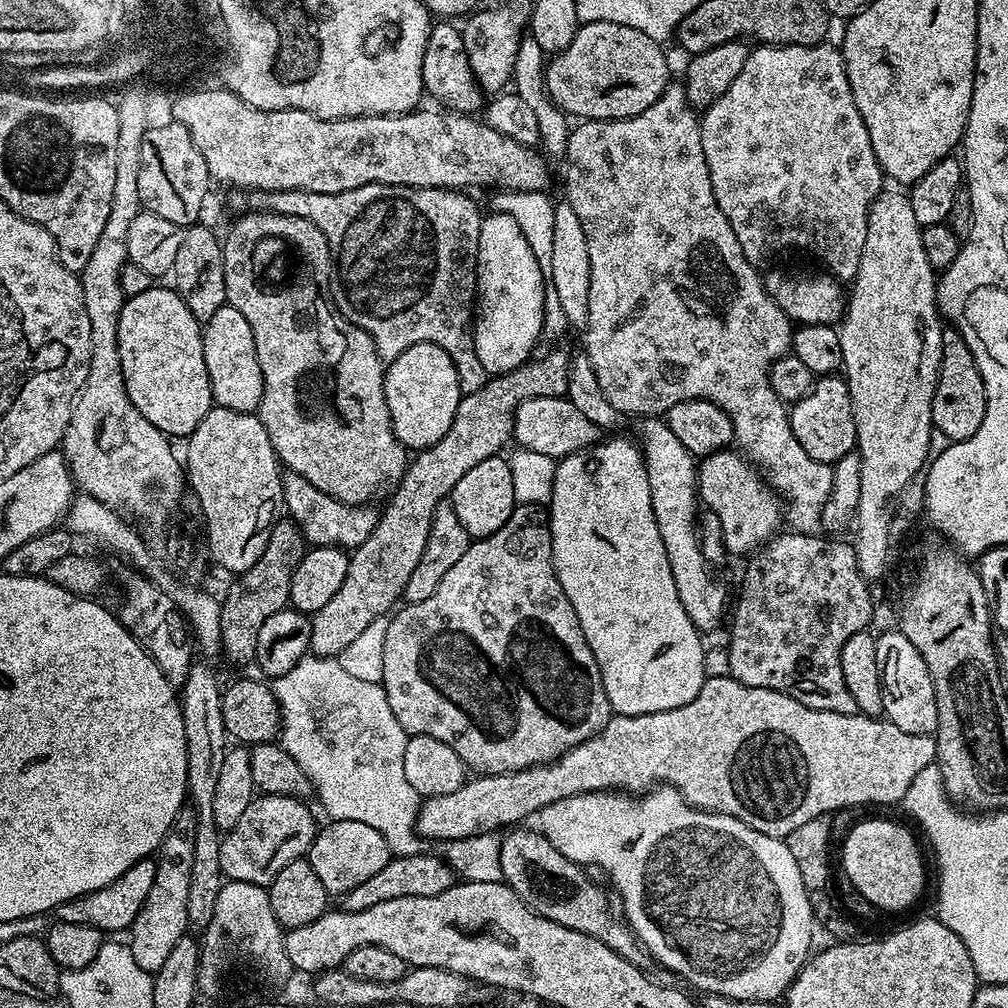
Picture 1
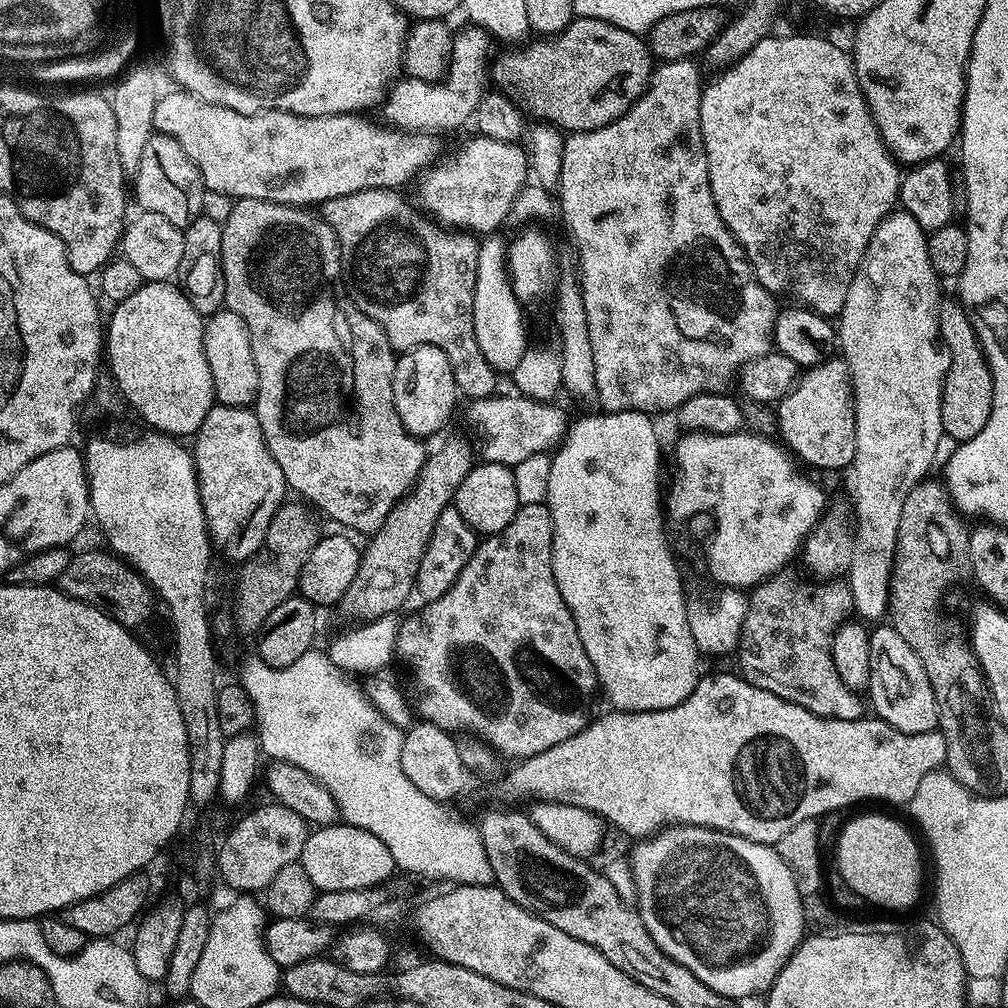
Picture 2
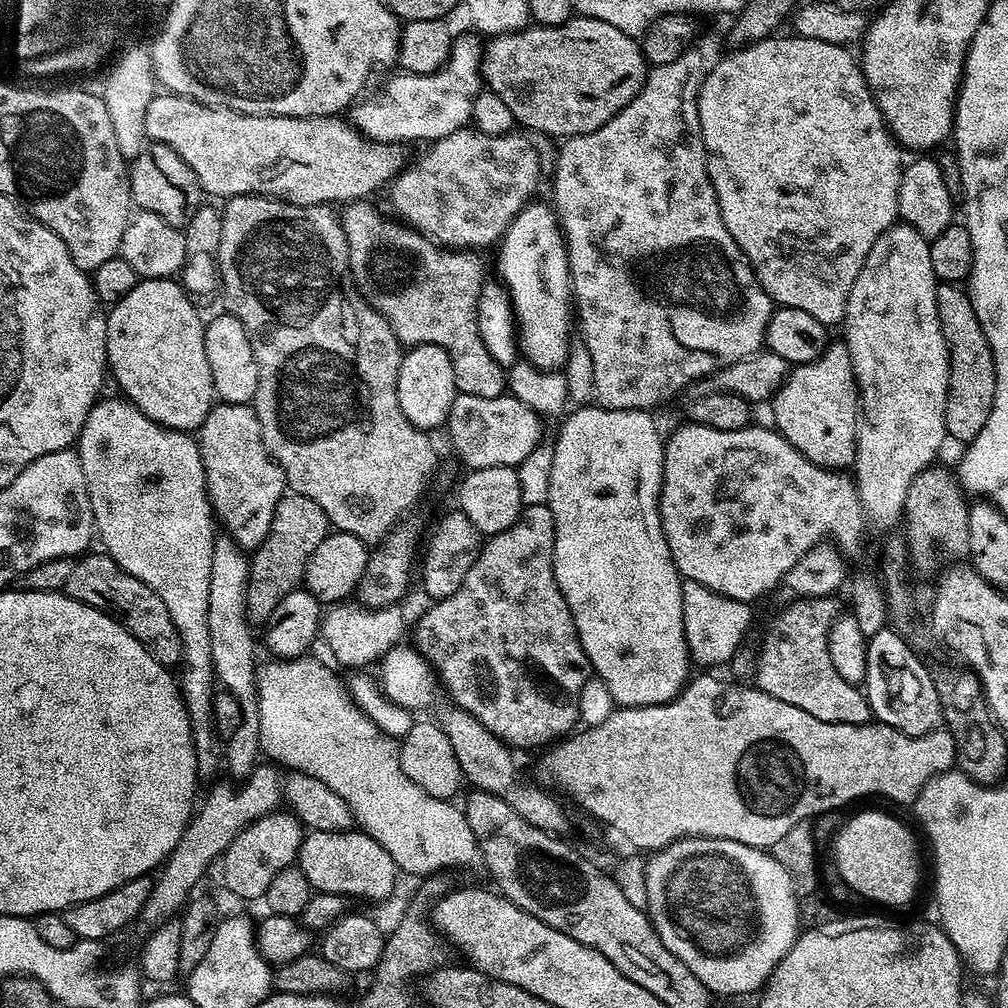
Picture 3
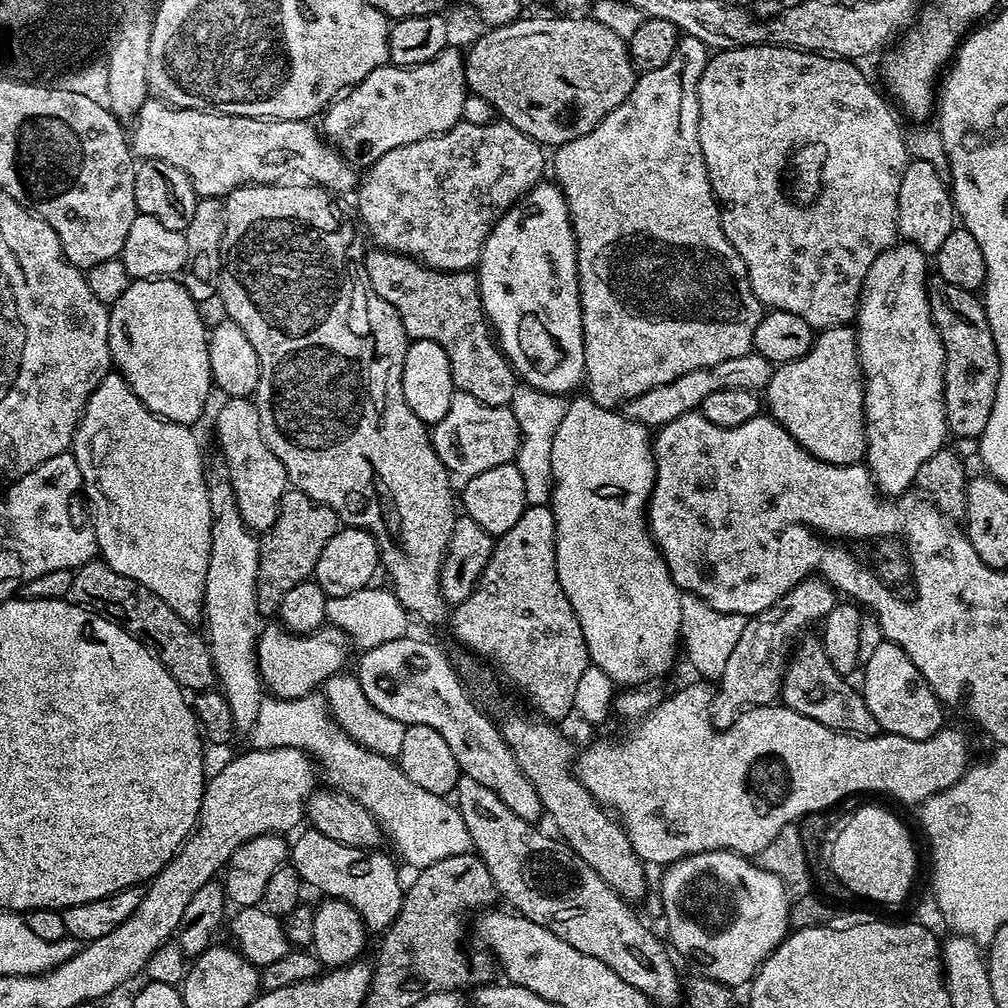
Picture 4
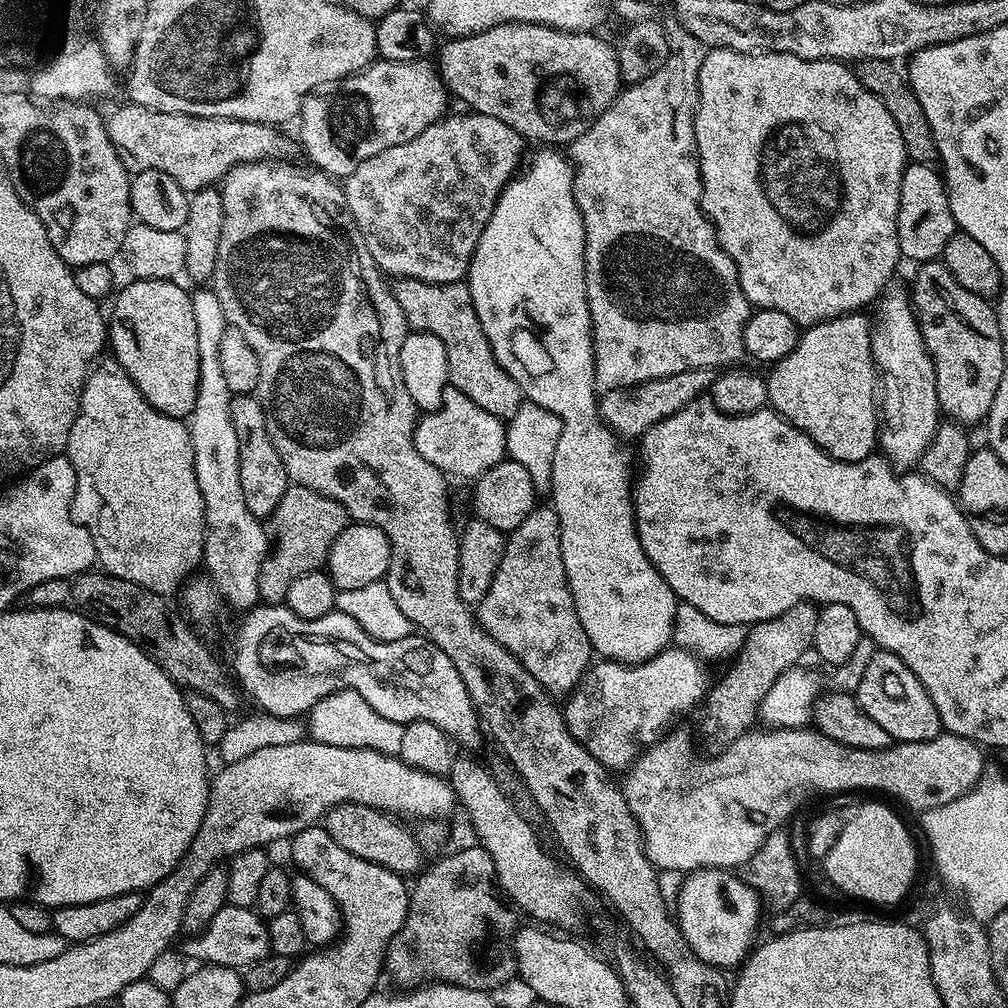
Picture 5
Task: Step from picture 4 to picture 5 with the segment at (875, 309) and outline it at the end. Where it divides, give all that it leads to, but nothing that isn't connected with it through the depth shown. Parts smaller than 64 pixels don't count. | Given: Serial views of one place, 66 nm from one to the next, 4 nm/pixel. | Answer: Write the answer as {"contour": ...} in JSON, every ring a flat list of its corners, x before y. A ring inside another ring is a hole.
{"contour":[[885,291,879,297,872,325,872,356,882,385,882,423,878,428,878,444,893,465,912,466,919,461,926,446,930,446,936,427,942,422,942,413,934,362,920,323,916,321,916,310,907,291,892,291]]}

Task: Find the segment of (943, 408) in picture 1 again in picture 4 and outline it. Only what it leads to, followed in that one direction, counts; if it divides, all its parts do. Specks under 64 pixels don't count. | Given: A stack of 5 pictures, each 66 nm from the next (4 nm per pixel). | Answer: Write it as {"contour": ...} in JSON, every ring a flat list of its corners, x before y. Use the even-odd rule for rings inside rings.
{"contour":[[939,278,929,279,928,301,932,320,944,343,944,409,948,431,953,437,961,436,964,440,975,441,986,430,986,422,990,422,990,410,994,410,1000,373,1000,359,994,346,994,334,990,334,984,301,977,293,950,286,950,282]]}

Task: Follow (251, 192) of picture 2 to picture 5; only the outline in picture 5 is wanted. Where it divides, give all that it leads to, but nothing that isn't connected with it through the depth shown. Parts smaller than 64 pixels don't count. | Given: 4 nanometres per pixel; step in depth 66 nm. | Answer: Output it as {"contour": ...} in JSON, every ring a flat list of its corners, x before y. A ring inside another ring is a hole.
{"contour":[[124,102,112,117,107,117,106,123,110,142,129,173,162,170,189,194,219,185,234,166,279,157,284,148,283,138,271,124,155,112,131,102]]}

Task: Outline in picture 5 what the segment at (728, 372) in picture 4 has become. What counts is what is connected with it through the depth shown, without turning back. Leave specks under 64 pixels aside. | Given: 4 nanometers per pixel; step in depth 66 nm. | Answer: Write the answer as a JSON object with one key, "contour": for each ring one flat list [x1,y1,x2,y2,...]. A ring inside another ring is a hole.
{"contour":[[695,368,682,374,670,374,666,378,654,378,650,382,635,384,629,388,615,388,599,397,600,418,617,436,632,442,643,437,658,422,678,414,690,402,701,399,716,381,717,373,710,368]]}

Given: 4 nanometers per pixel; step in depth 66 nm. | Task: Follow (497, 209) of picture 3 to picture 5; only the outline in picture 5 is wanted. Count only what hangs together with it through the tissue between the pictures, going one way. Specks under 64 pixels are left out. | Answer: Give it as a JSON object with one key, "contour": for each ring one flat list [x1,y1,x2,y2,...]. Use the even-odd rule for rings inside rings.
{"contour":[[448,114,426,126,418,138,366,158,343,181,344,207,354,218,381,273,392,278,421,280,424,284,461,283,468,275,478,238,482,238,482,230,490,222,502,190,517,175,525,159,524,147,524,137,506,126,506,122,498,122,498,118]]}

